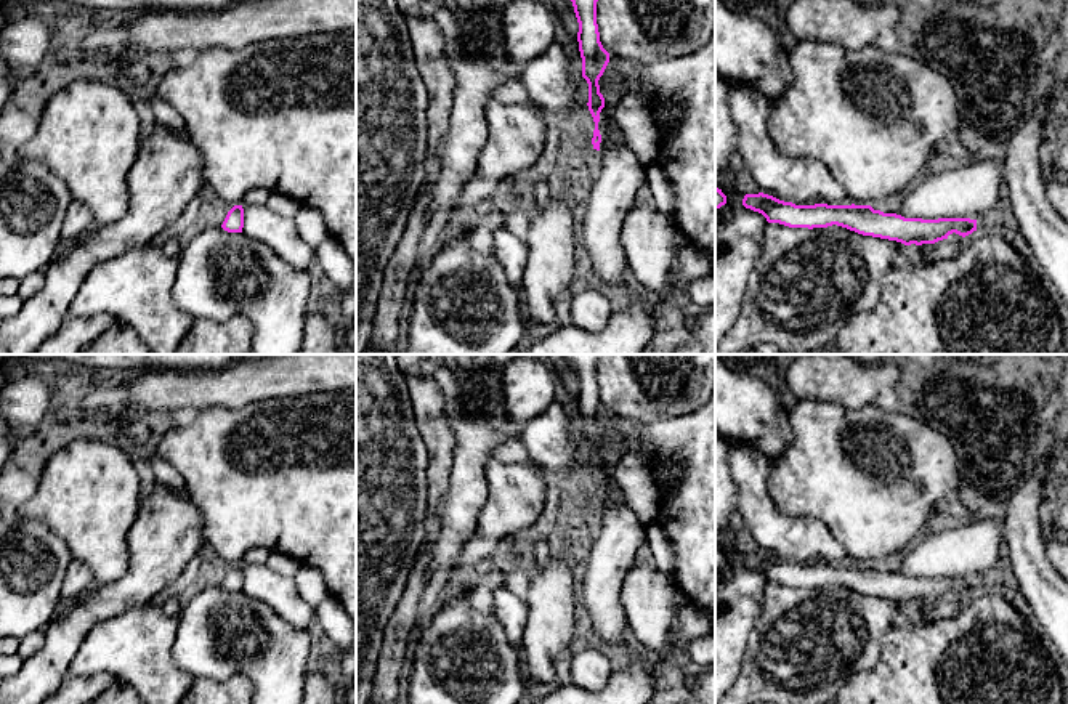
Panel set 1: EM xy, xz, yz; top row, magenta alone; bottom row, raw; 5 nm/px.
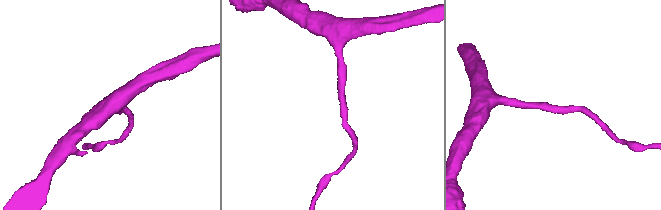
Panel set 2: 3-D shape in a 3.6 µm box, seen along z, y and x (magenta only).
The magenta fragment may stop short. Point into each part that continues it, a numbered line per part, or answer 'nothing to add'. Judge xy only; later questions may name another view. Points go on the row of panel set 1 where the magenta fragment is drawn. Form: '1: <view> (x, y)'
nothing to add

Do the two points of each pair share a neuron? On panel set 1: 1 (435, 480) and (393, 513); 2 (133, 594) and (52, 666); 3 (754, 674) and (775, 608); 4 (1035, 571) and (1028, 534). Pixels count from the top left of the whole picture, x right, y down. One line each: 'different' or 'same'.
1: different
2: same
3: same
4: same

